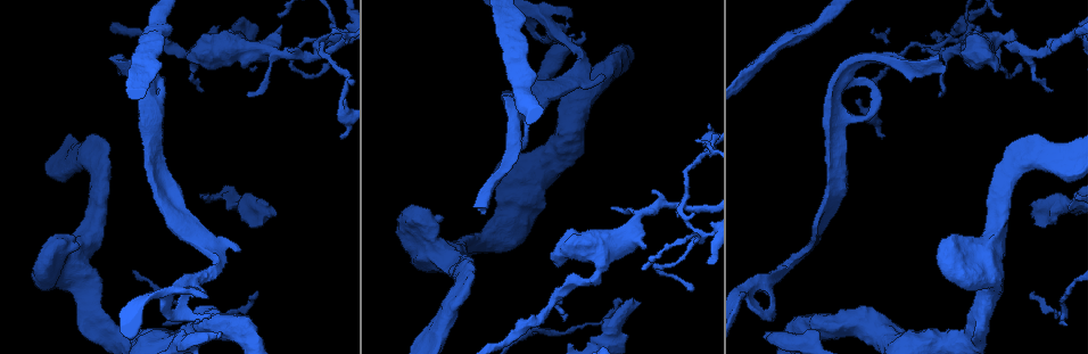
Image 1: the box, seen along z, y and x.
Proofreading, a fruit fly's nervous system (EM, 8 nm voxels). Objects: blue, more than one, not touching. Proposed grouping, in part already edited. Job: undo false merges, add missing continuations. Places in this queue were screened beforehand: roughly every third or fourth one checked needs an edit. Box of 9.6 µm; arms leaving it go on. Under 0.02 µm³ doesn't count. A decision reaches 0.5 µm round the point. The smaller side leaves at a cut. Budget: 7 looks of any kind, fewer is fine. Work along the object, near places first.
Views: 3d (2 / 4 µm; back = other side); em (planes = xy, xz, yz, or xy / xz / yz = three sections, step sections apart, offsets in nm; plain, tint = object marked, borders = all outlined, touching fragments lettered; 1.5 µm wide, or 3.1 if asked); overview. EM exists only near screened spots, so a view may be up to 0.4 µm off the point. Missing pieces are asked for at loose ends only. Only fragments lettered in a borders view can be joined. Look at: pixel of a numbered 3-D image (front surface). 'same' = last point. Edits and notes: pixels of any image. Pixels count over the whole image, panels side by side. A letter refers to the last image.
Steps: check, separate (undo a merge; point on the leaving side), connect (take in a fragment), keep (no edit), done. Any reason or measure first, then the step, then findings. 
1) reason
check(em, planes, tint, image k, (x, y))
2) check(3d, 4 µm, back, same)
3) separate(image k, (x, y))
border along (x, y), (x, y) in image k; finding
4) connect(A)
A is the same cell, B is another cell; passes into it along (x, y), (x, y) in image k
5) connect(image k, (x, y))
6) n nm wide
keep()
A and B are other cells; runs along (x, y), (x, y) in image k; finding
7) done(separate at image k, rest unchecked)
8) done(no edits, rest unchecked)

check(3d, 4 µm, image 1, (827, 90))

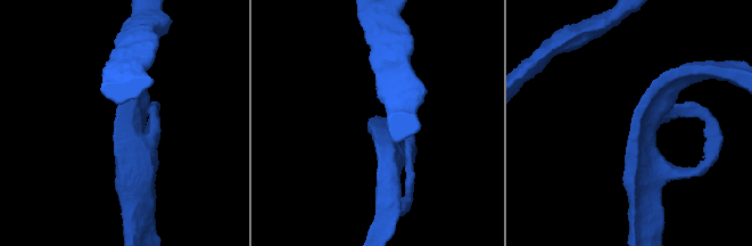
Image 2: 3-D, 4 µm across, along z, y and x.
check(em, xy, step 8, borders, image 2, (632, 120))

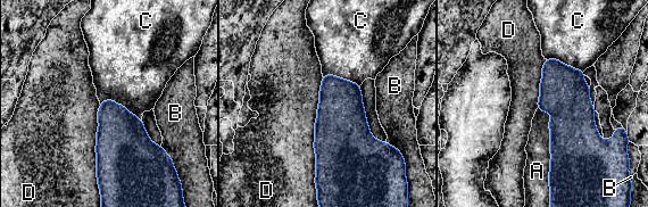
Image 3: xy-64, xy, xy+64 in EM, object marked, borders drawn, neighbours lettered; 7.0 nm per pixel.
cut it another way
check(em, planes, borders, same)

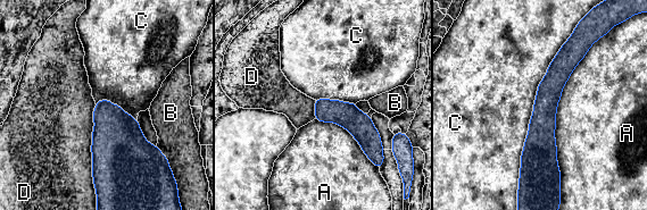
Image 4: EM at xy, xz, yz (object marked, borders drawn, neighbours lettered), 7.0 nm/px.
keep()
A, B, C and D are other cells; runs along (565, 49), (539, 158), (525, 174) in image 4; no lettered fragment goes on from it

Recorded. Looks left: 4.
two arms in line, one across
check(em, planes, borders, image 1, (172, 199))

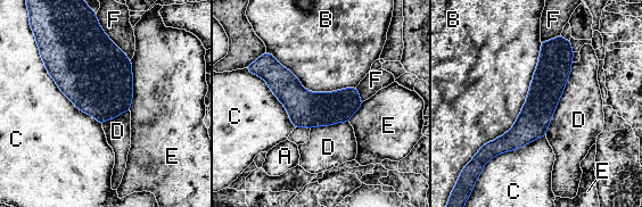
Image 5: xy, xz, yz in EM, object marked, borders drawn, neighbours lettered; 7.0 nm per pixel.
keep()
A, B, C, D, E and F are other cells; one neuron here

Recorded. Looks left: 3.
four arms meet
check(em, planes, tint, image 1, (316, 49))

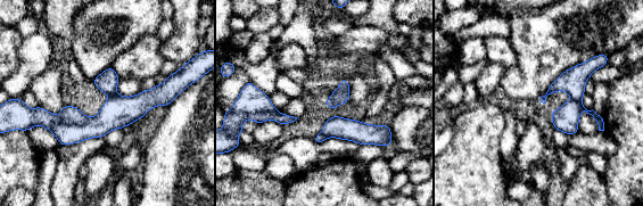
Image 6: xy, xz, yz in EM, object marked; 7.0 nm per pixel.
see the neighbours
check(em, planes, borders, same)

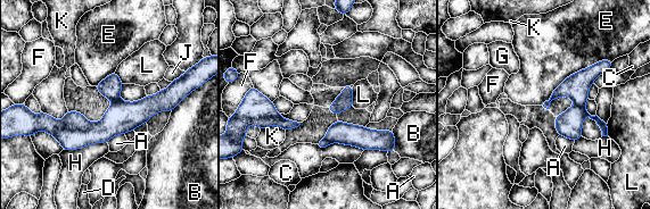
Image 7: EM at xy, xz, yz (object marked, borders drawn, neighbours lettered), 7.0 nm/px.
separate(image 7, (576, 86))
A, B, C, D, E, F, G, H, J, K and L are other cells; border along (575, 103), (585, 116) in image 7; two neurons meet here

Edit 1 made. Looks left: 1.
done(separate at image 7, rest unchecked)

